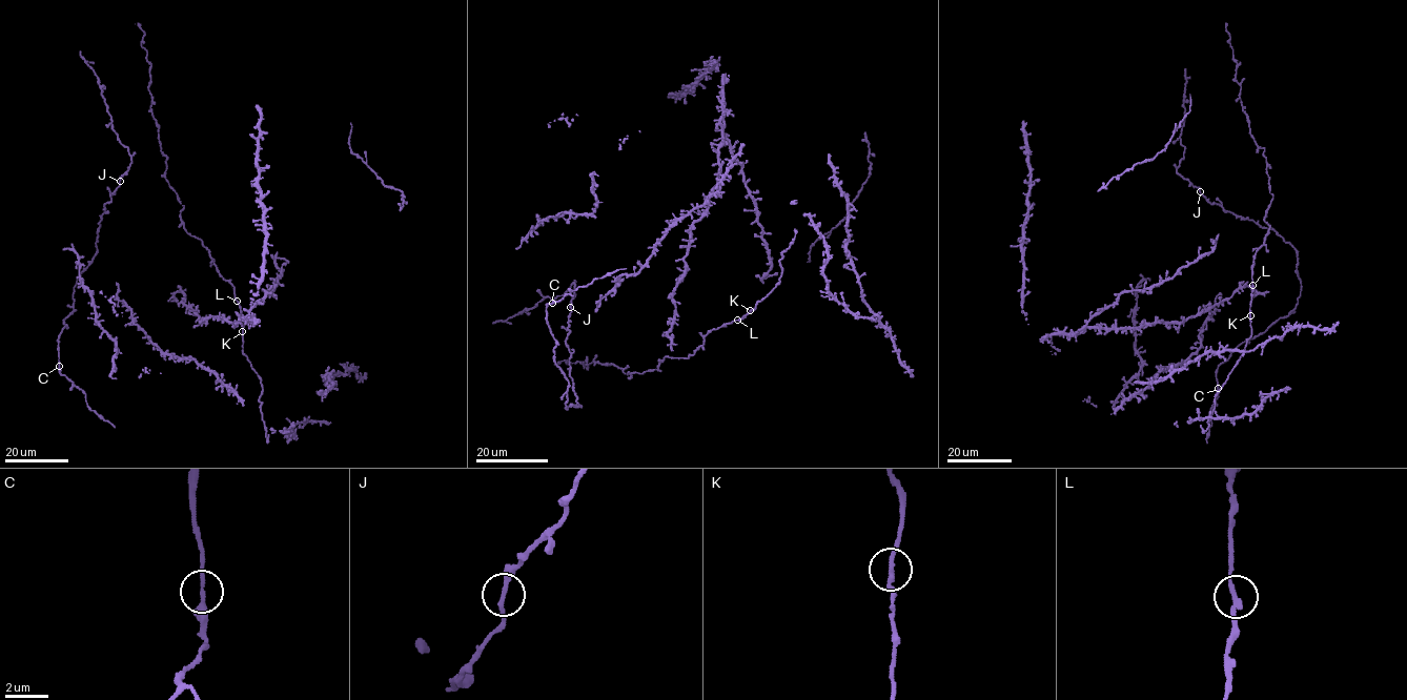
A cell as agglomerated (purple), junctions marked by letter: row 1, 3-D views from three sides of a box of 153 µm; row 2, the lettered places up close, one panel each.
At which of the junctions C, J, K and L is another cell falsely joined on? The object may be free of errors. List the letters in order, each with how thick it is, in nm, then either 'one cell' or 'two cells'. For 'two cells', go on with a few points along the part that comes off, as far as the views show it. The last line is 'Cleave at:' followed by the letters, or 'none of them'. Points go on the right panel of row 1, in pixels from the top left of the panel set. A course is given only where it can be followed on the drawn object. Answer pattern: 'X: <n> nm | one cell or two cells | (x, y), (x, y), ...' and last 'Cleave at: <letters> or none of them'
C: 200 nm | one cell
J: 190 nm | one cell
K: 200 nm | one cell
L: 200 nm | one cell
Cleave at: none of them

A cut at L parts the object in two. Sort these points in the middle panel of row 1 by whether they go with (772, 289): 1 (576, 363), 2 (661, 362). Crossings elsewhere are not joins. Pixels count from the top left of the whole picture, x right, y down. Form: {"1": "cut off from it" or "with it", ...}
{"1": "cut off from it", "2": "cut off from it"}

